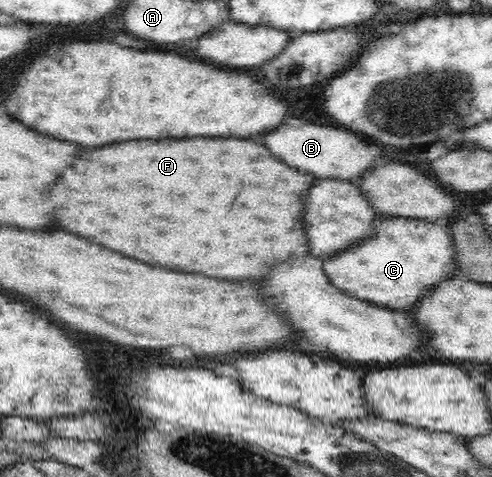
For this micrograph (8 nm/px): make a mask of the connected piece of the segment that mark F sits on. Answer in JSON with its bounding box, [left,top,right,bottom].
[47,138,315,278]

